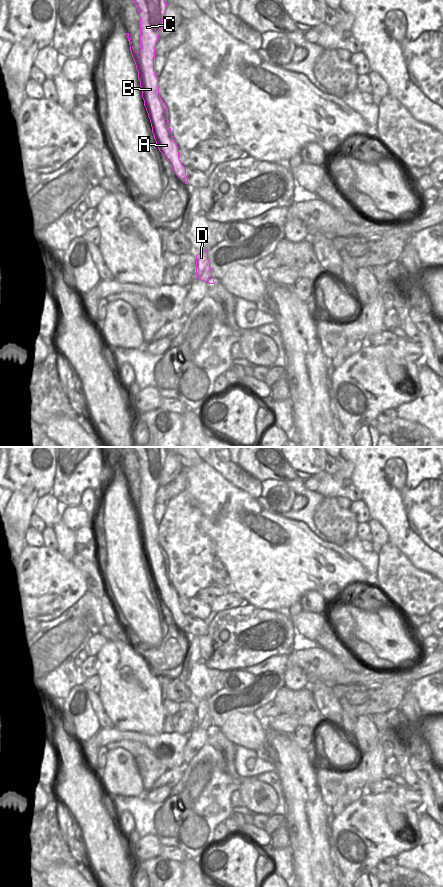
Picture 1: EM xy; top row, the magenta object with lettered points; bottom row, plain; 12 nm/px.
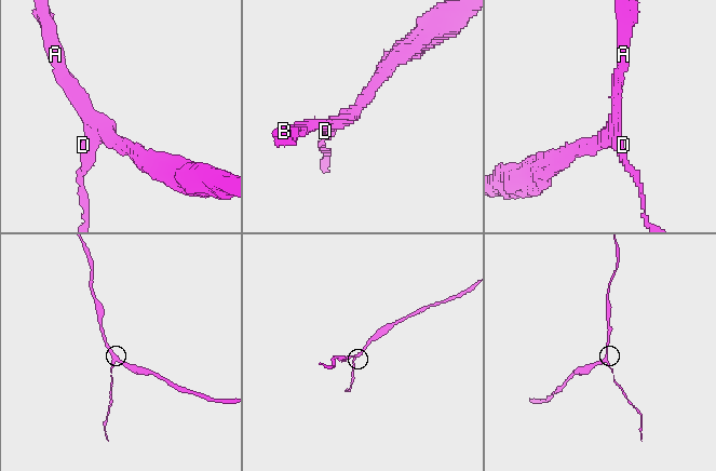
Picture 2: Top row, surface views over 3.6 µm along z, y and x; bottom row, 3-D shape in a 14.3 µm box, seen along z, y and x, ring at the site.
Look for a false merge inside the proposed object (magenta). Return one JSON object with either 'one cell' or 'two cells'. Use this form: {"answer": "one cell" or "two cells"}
{"answer": "one cell"}

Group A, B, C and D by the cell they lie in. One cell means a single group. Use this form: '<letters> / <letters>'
A B C D

